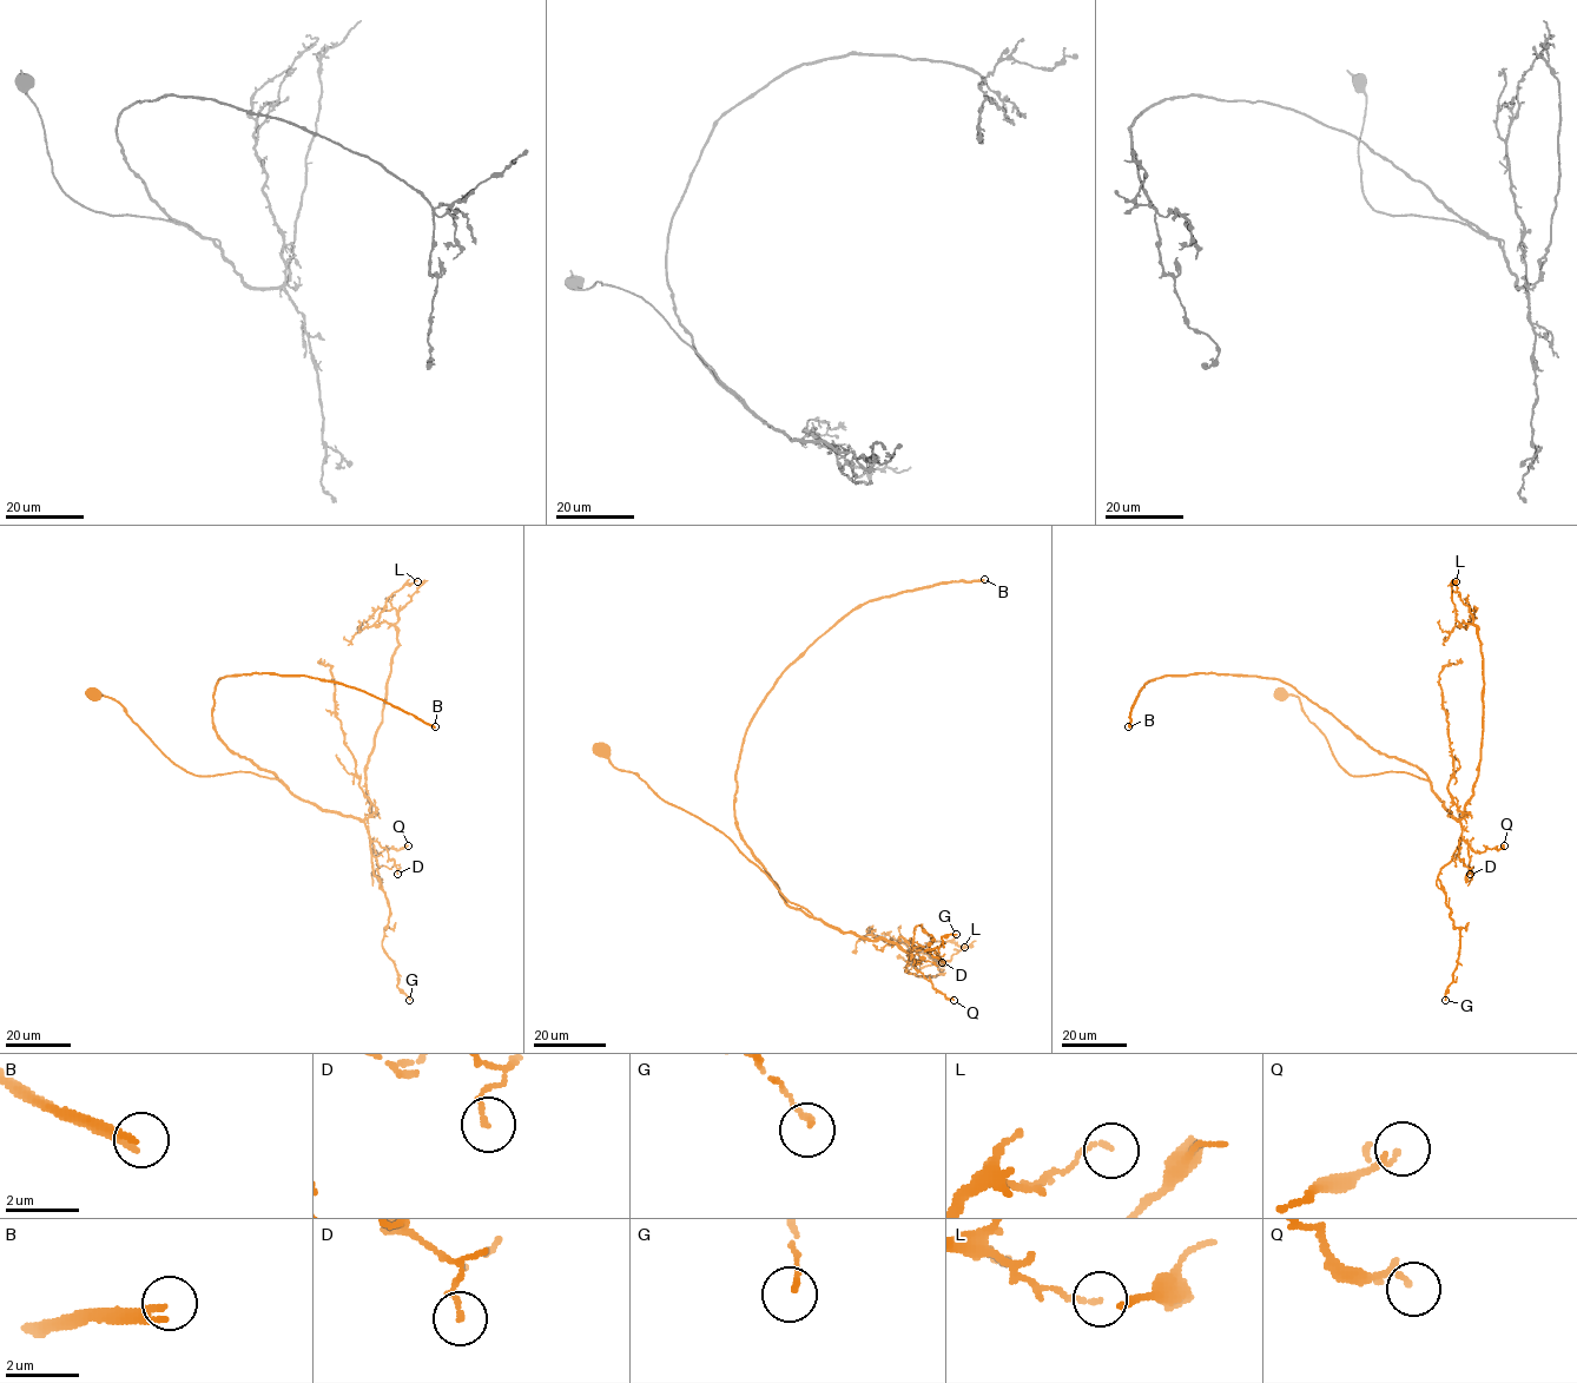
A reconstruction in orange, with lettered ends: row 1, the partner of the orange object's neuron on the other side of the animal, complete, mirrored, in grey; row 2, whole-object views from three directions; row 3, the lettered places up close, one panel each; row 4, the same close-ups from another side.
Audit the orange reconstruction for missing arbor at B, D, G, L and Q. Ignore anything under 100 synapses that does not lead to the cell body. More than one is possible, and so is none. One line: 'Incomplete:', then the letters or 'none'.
Incomplete: B

